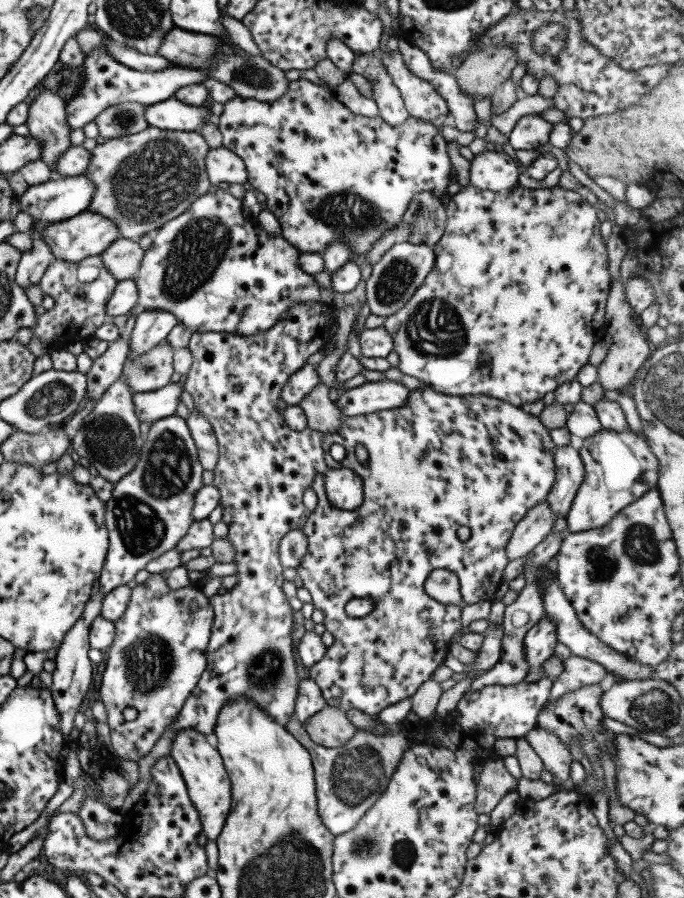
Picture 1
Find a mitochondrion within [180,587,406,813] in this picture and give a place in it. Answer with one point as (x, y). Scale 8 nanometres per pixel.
(358, 773)

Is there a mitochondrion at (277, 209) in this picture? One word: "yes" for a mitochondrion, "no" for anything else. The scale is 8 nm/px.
no

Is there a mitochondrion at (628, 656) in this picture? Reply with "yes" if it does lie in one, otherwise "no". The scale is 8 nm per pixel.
no

